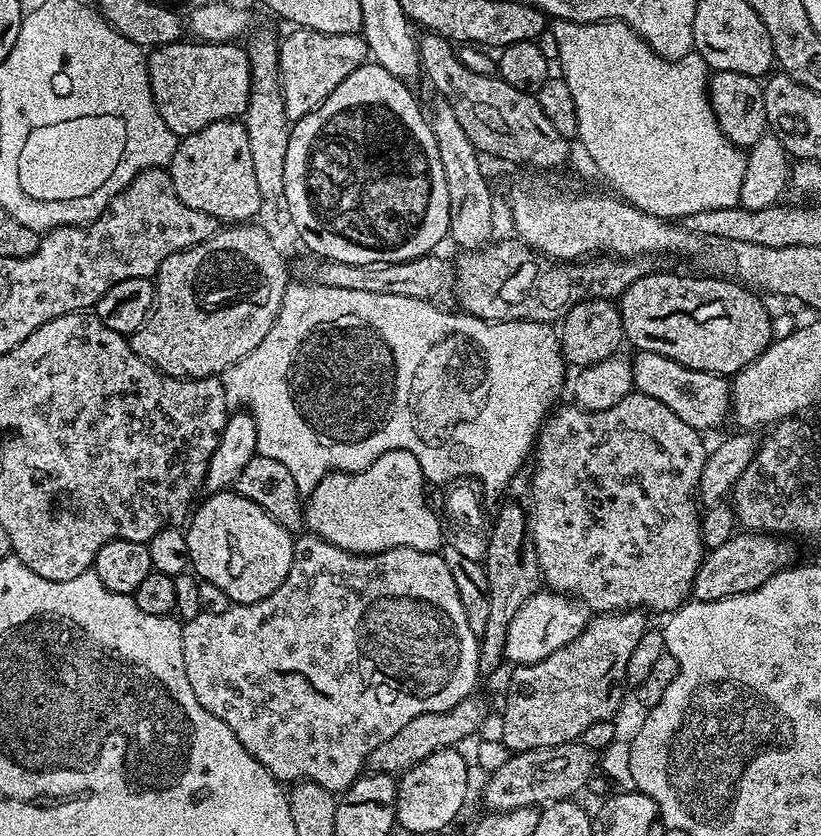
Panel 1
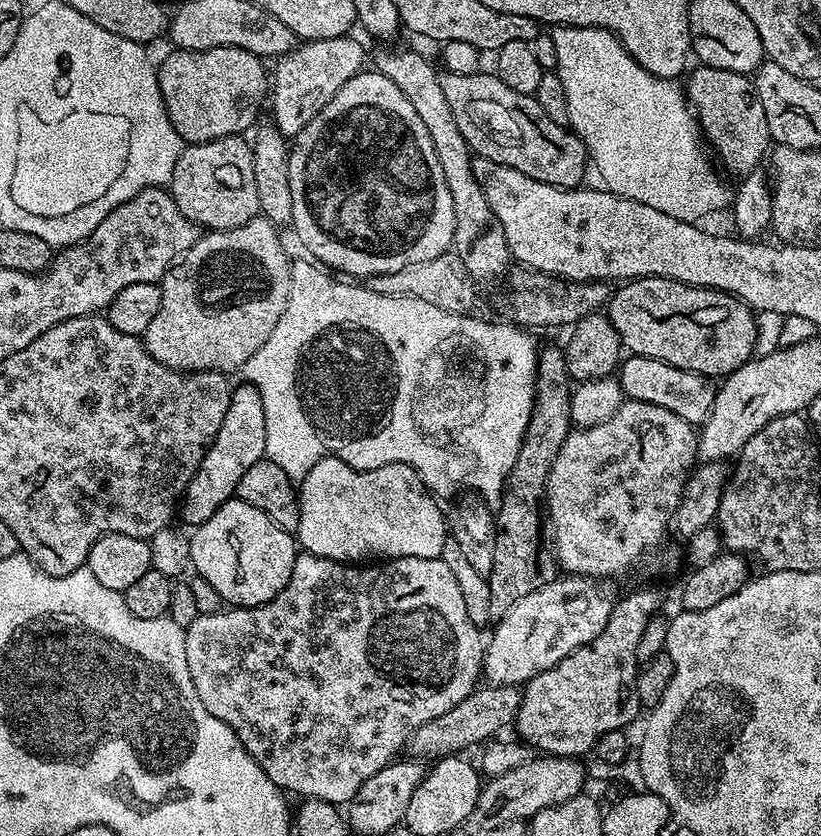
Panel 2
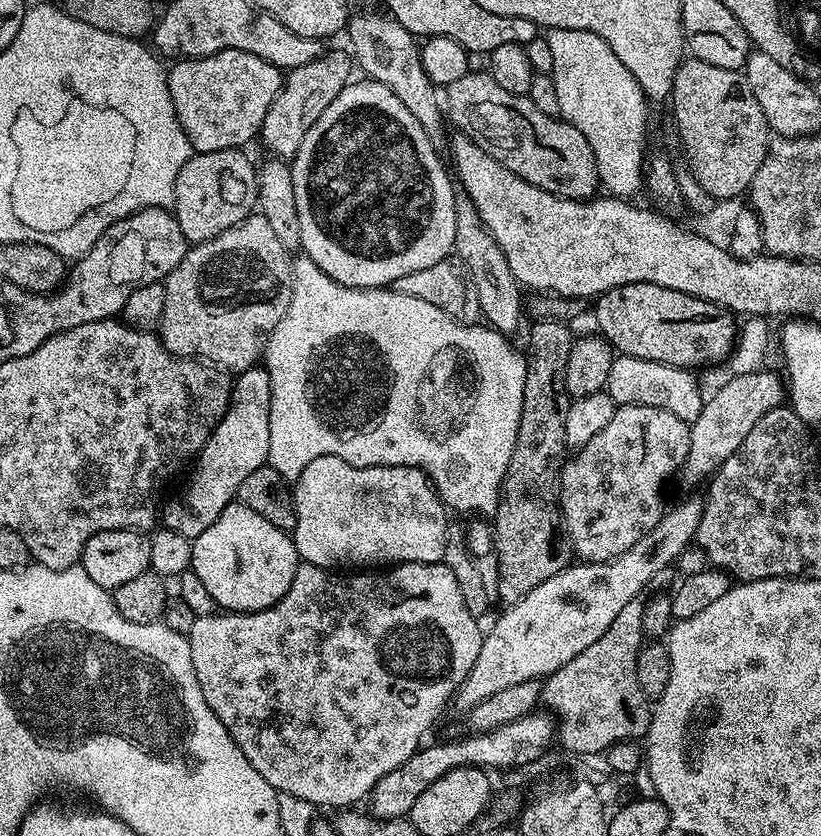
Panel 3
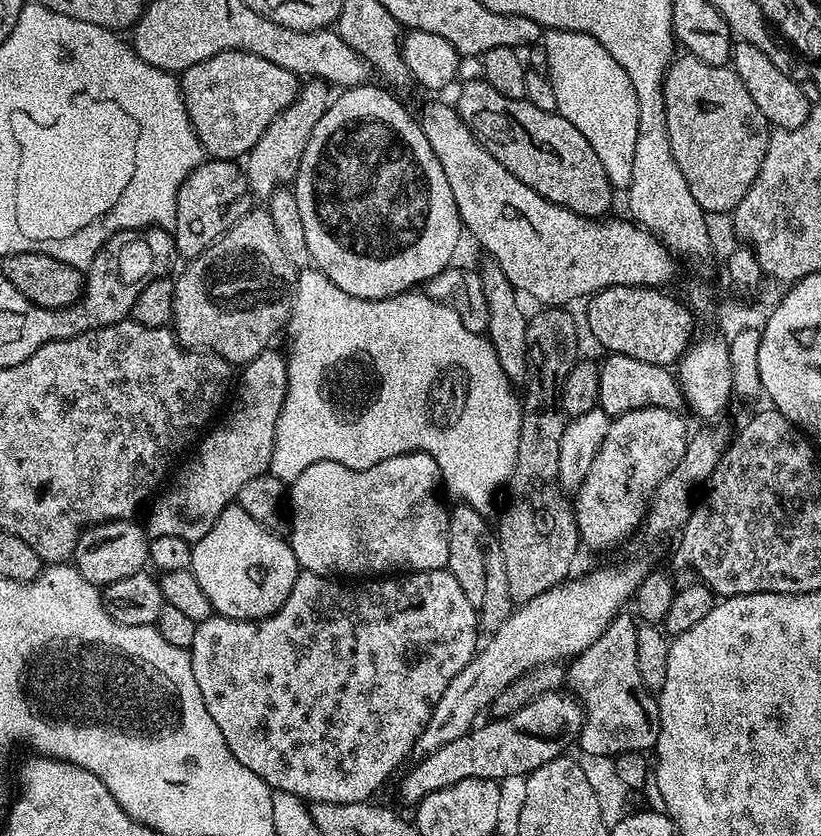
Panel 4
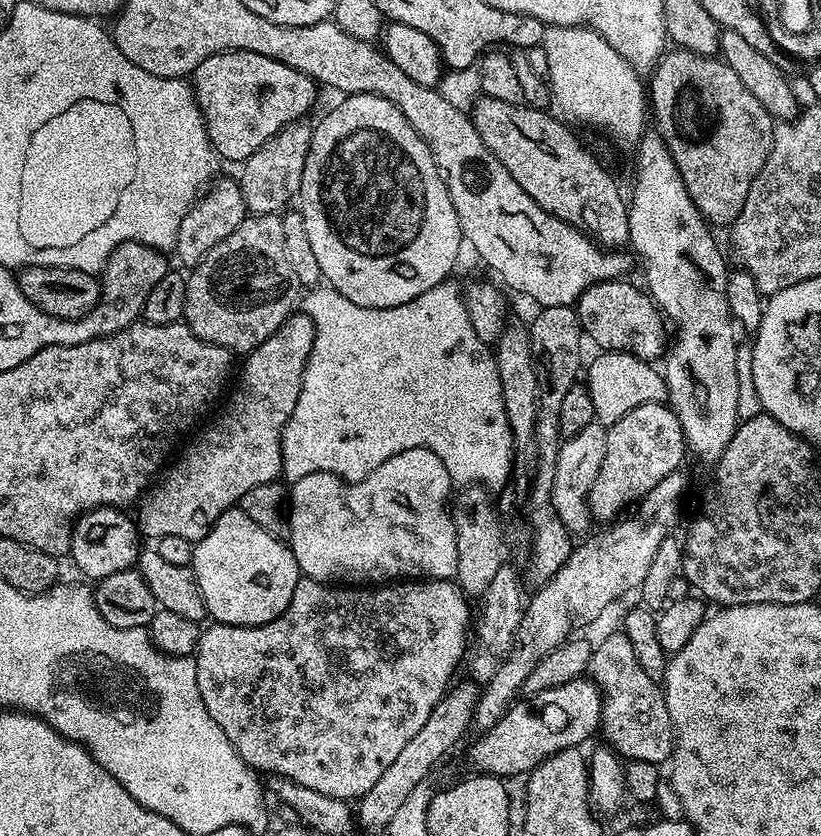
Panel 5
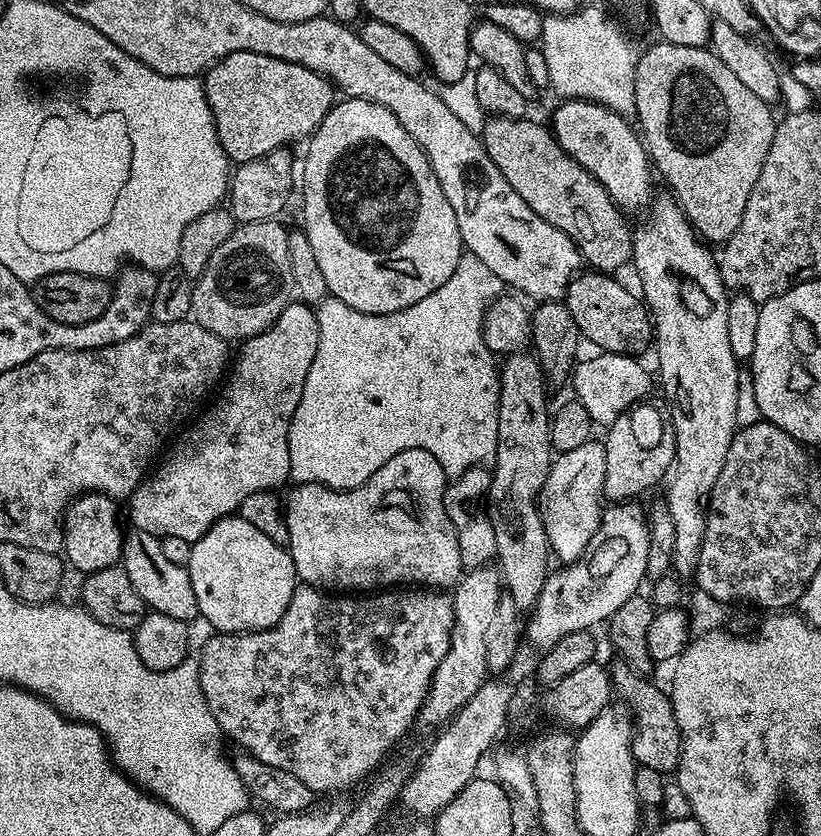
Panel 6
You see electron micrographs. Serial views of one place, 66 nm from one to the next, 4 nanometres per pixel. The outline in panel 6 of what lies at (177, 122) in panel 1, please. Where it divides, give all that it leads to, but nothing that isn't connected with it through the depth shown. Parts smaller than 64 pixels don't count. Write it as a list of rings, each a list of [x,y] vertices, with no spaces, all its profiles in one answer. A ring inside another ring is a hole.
[[[235,52],[222,58],[203,73],[202,83],[218,142],[222,142],[229,161],[237,165],[311,137],[338,100],[337,89],[322,74],[253,52]]]

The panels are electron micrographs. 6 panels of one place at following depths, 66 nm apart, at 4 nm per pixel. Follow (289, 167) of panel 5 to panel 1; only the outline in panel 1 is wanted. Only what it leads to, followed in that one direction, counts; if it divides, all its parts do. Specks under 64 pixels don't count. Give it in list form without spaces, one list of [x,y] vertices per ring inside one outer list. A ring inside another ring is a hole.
[[[293,27],[288,37],[280,40],[280,89],[289,121],[301,120],[319,104],[326,102],[336,87],[354,70],[358,70],[369,59],[368,47],[363,35],[343,36],[342,34],[322,34],[318,30]]]

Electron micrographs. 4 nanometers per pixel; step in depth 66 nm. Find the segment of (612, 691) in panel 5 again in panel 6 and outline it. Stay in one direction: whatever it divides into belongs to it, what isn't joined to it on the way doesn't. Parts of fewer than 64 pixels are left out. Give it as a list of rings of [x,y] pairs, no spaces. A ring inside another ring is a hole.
[[[616,662],[616,665],[611,665],[610,668],[610,675],[612,678],[612,682],[614,685],[614,692],[617,697],[621,696],[623,703],[627,705],[627,707],[630,709],[630,715],[634,721],[634,728],[635,728],[635,735],[633,735],[632,738],[632,754],[636,758],[637,765],[641,768],[649,768],[650,770],[658,770],[659,772],[665,773],[665,774],[672,774],[675,773],[676,769],[680,766],[680,731],[678,730],[678,722],[674,718],[674,710],[672,709],[672,701],[670,699],[669,693],[667,691],[659,692],[658,689],[655,688],[654,685],[651,684],[650,681],[648,681],[648,678],[645,678],[643,675],[637,674],[632,671],[631,668],[628,667],[627,664],[623,662]]]

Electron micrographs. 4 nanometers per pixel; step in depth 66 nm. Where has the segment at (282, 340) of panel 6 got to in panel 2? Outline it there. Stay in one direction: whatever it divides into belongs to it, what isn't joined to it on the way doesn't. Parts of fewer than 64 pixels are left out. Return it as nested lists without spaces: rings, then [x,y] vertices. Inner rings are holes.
[[[240,382],[239,385],[237,383],[232,390],[230,406],[226,410],[226,418],[222,418],[222,426],[218,426],[218,434],[214,434],[214,442],[206,450],[206,454],[194,474],[194,478],[186,486],[186,490],[178,505],[179,519],[184,519],[185,522],[183,521],[183,523],[185,525],[189,524],[188,526],[206,522],[206,518],[210,518],[210,514],[214,514],[214,510],[218,510],[218,506],[222,506],[222,502],[233,499],[238,482],[242,482],[242,474],[246,474],[246,470],[250,470],[250,466],[254,466],[254,462],[265,459],[265,450],[266,418],[262,410],[260,391],[253,384]]]

